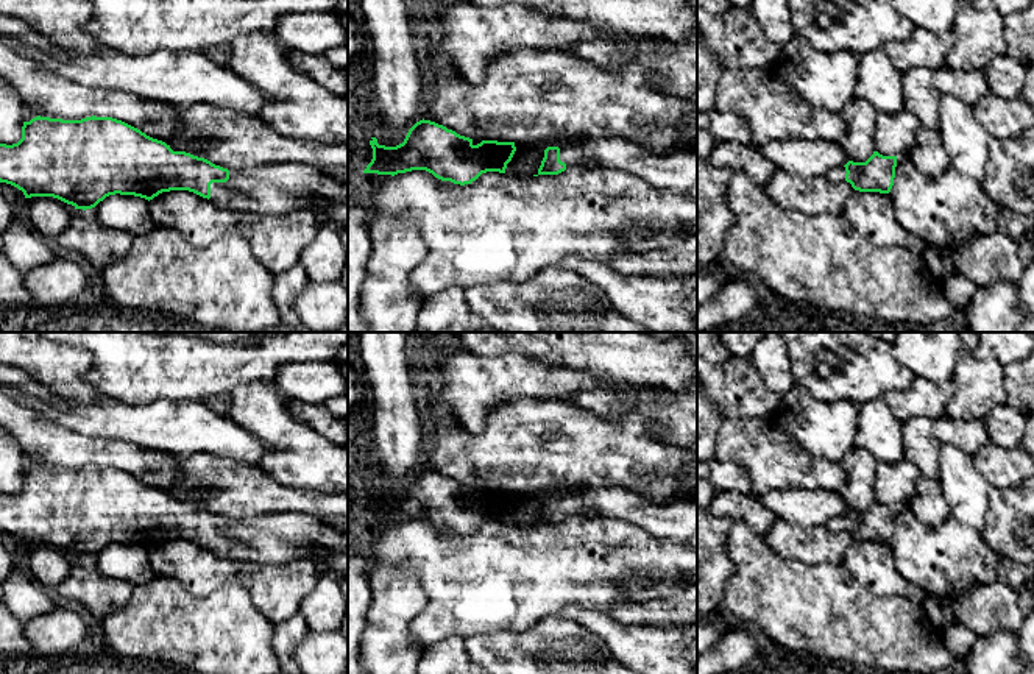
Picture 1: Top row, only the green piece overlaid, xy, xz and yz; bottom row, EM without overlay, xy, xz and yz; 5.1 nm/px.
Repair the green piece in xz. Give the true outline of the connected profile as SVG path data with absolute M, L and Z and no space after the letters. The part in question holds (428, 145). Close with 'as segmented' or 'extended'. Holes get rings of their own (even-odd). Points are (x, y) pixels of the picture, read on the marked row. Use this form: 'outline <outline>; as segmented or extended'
outline M424 119L416 122L409 129L404 142L396 147L379 145L376 137L371 137L370 145L373 148L373 159L363 173L395 176L412 170L426 170L441 181L460 186L471 184L487 172L505 173L507 164L516 151L515 142L482 140L474 145L473 139Z; as segmented

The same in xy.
outline M34 117L23 122L17 144L0 144L0 183L23 192L25 198L53 197L75 209L92 209L109 195L153 200L162 192L189 190L218 206L256 214L287 214L310 209L320 215L326 206L348 206L348 181L298 162L276 162L235 173L153 139L140 129L112 119L62 120Z; extended

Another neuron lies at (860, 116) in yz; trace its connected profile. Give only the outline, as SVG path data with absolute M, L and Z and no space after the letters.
M853 98L842 109L841 117L847 123L847 133L839 144L850 161L866 162L873 154L876 115L876 108L861 98Z

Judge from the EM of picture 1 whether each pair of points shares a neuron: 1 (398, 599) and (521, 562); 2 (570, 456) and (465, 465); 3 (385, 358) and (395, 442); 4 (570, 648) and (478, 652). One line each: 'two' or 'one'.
1: two
2: one
3: one
4: one

